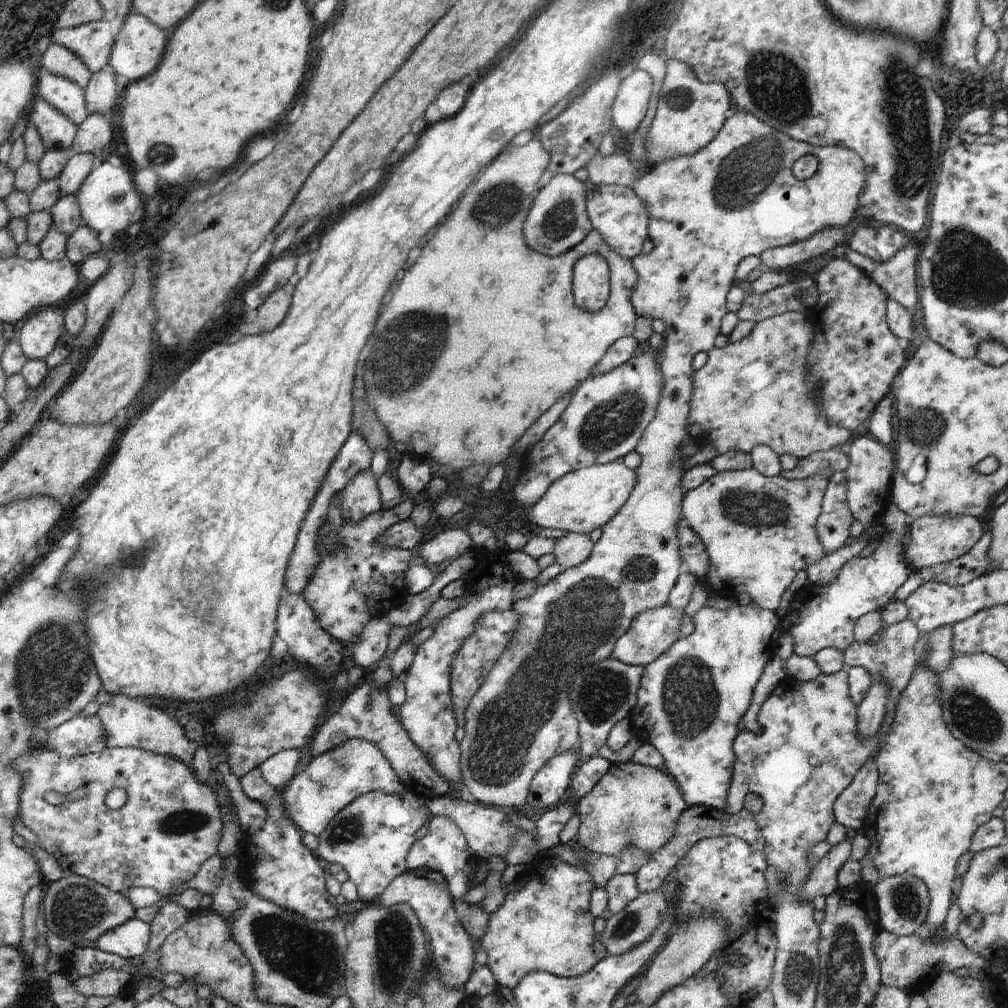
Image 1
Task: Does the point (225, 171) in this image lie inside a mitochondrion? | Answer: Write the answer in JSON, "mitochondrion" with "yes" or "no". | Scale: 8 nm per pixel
{"mitochondrion":"no"}

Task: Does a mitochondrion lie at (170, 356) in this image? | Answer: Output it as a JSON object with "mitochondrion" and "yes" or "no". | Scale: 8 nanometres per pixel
{"mitochondrion":"no"}

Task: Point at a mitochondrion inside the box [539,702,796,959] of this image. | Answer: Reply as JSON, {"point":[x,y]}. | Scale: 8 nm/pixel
{"point":[622,929]}

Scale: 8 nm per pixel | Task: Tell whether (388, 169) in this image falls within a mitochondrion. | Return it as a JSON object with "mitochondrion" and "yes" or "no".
{"mitochondrion":"no"}

